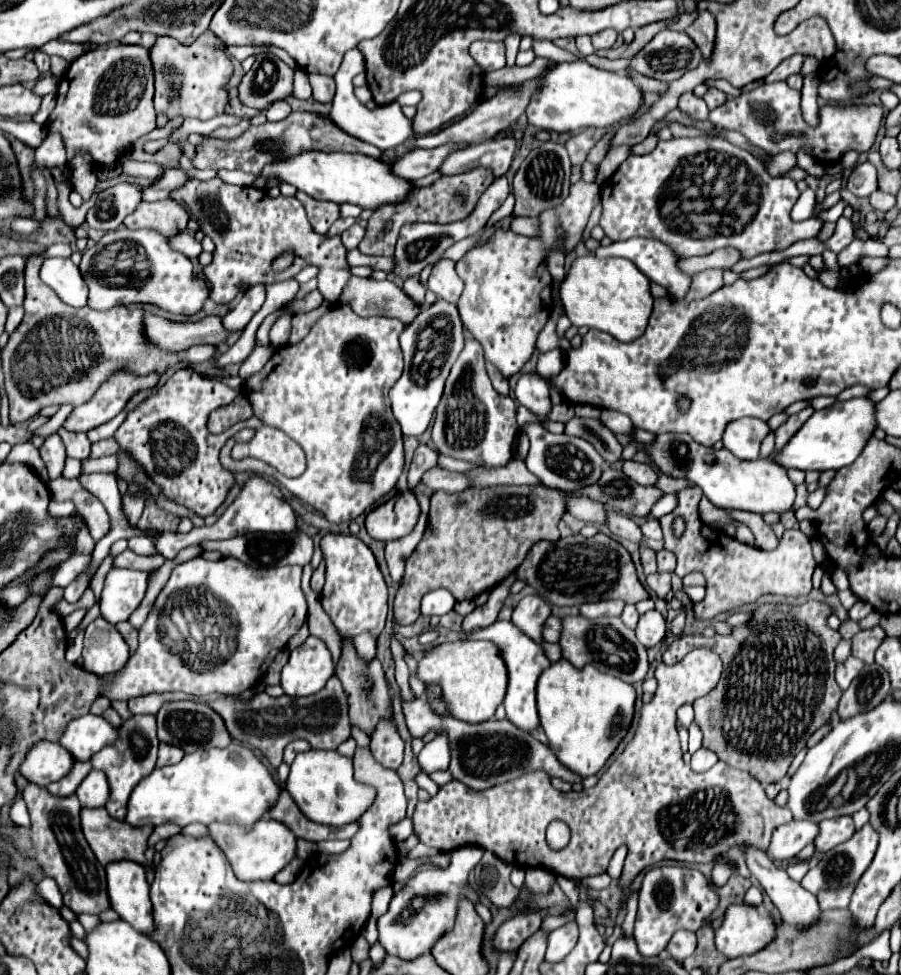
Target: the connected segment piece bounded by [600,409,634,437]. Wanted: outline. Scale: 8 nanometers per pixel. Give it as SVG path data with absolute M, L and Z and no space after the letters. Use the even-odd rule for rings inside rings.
M602 409L602 419L600 419L600 421L602 421L610 431L614 431L614 433L626 433L626 435L634 437L634 435L632 435L632 421L630 421L626 415L618 413L618 411Z

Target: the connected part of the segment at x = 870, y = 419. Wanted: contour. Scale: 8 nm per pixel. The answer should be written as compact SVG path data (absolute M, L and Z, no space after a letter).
M858 397L850 401L836 401L832 407L814 411L814 415L802 425L802 429L790 439L790 443L772 459L782 467L802 469L802 471L828 471L850 465L858 453L864 449L872 437L876 425L876 403L868 397Z

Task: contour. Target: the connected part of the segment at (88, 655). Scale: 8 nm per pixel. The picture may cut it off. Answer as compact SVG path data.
M98 617L86 627L82 657L84 669L102 677L120 671L130 657L130 649L118 629L104 617Z

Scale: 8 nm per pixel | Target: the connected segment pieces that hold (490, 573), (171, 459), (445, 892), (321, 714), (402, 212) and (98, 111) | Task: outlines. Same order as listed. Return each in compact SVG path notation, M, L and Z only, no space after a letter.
M536 485L536 487L470 487L460 493L440 493L432 495L428 525L422 535L422 541L414 553L406 559L406 575L400 583L400 589L394 599L394 621L398 625L410 625L420 617L420 599L432 589L448 589L456 601L474 599L484 591L490 591L502 577L514 571L524 555L538 541L558 541L558 521L566 511L564 501L556 489Z
M176 371L154 397L128 413L114 439L146 469L146 473L172 501L188 507L196 515L212 515L222 505L228 489L234 485L230 471L220 465L220 449L240 429L248 427L260 433L264 427L258 417L252 417L248 421L236 423L220 435L214 435L206 429L208 415L214 409L228 405L228 401L236 399L236 395L238 391L222 381L202 379L194 371Z
M460 847L450 853L450 867L428 867L414 877L410 877L398 893L394 893L390 907L384 915L378 917L378 941L386 949L386 953L396 955L400 959L416 959L418 955L430 953L432 945L454 925L456 919L456 907L460 897L470 899L472 903L478 903L478 895L466 885L468 873L472 867L478 865L482 857L480 847Z
M332 675L322 691L308 697L270 697L256 693L250 701L238 697L220 697L208 703L226 723L228 733L242 745L258 749L274 769L282 763L282 751L290 739L306 739L312 749L336 749L350 737L348 721L348 697L340 685L340 679Z
M472 169L462 175L440 177L436 183L412 191L398 205L380 205L380 209L376 209L368 221L368 229L366 229L364 239L358 245L358 251L364 255L392 255L398 233L406 223L416 223L416 221L452 223L452 221L466 219L472 213L472 209L476 207L484 189L492 183L492 179L494 179L494 175L490 169Z
M120 43L88 51L72 61L68 73L60 79L56 109L48 119L48 131L62 135L68 159L72 159L76 151L86 149L94 161L112 163L118 159L120 147L134 143L156 127L152 97L154 71L146 47Z

